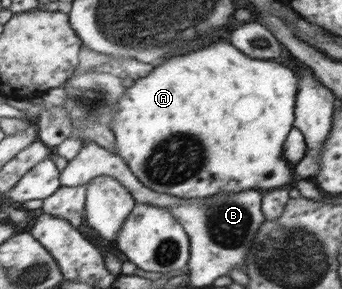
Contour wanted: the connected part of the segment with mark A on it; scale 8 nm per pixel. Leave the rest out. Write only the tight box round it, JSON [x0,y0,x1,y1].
[112,41,300,199]

